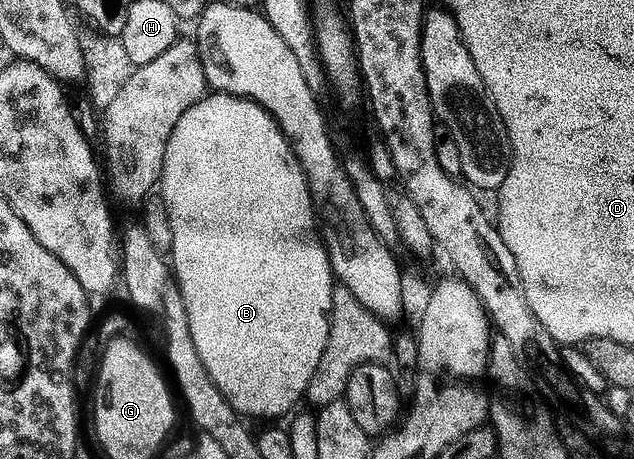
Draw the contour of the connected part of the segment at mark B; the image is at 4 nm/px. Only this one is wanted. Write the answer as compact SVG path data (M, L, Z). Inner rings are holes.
M209 94L179 118L179 126L171 134L171 142L165 155L165 169L159 185L160 195L165 198L165 205L171 218L171 234L173 250L171 267L177 284L187 306L189 329L195 338L195 350L199 350L199 358L203 358L203 366L207 366L207 374L219 386L219 390L227 398L227 402L242 417L254 416L257 420L273 422L276 416L285 416L297 403L306 399L309 384L319 369L320 358L327 350L330 312L335 289L333 267L329 261L329 252L325 249L325 241L319 231L319 217L313 207L313 195L309 189L309 180L305 177L305 169L297 161L293 146L286 140L276 120L253 100L243 100L239 96Z

